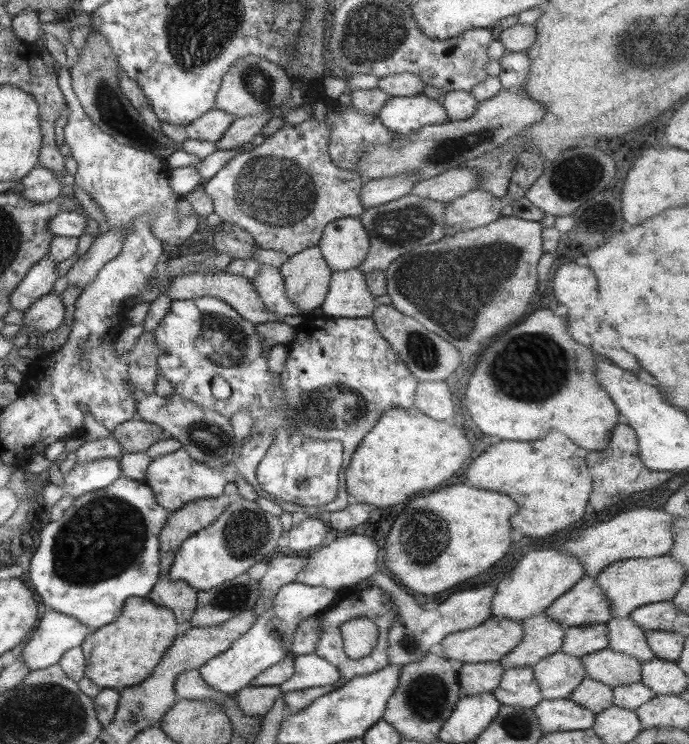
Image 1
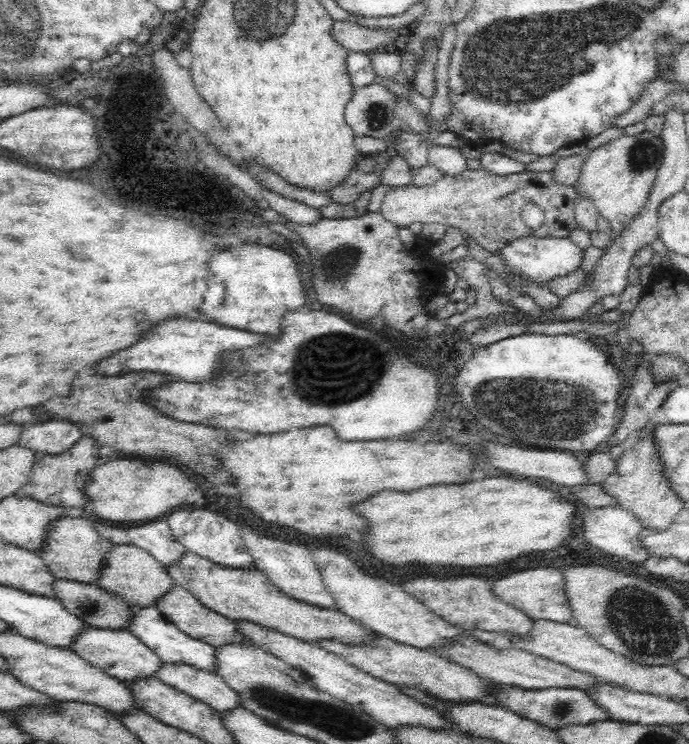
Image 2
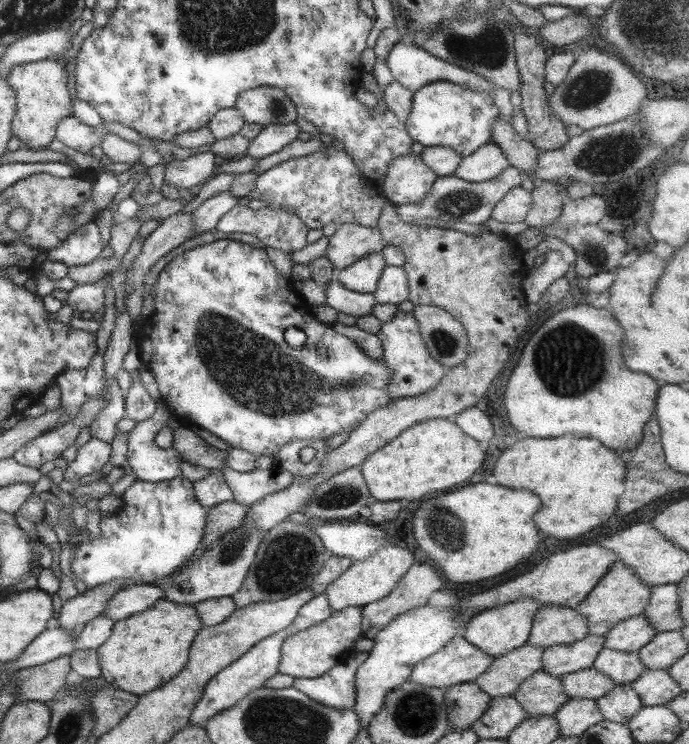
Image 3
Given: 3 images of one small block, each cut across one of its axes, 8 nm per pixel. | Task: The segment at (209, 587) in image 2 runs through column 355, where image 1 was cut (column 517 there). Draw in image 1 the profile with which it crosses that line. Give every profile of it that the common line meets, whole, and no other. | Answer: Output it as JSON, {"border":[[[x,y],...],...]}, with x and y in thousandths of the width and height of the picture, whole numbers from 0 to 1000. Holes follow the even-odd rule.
{"border":[[[713,828],[695,841],[650,852],[639,866],[643,870],[643,884],[657,890],[662,895],[672,891],[716,890],[734,882],[746,868],[750,868],[750,864],[756,863],[758,852],[755,836],[733,829]]]}

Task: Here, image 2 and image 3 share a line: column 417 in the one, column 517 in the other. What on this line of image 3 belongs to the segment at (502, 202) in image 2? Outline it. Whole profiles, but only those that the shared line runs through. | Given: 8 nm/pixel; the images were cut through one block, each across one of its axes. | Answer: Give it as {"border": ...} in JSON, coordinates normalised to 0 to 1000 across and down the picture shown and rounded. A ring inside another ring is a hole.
{"border":[[[758,251],[740,253],[716,277],[711,292],[721,298],[761,298],[771,280],[771,261]]]}

